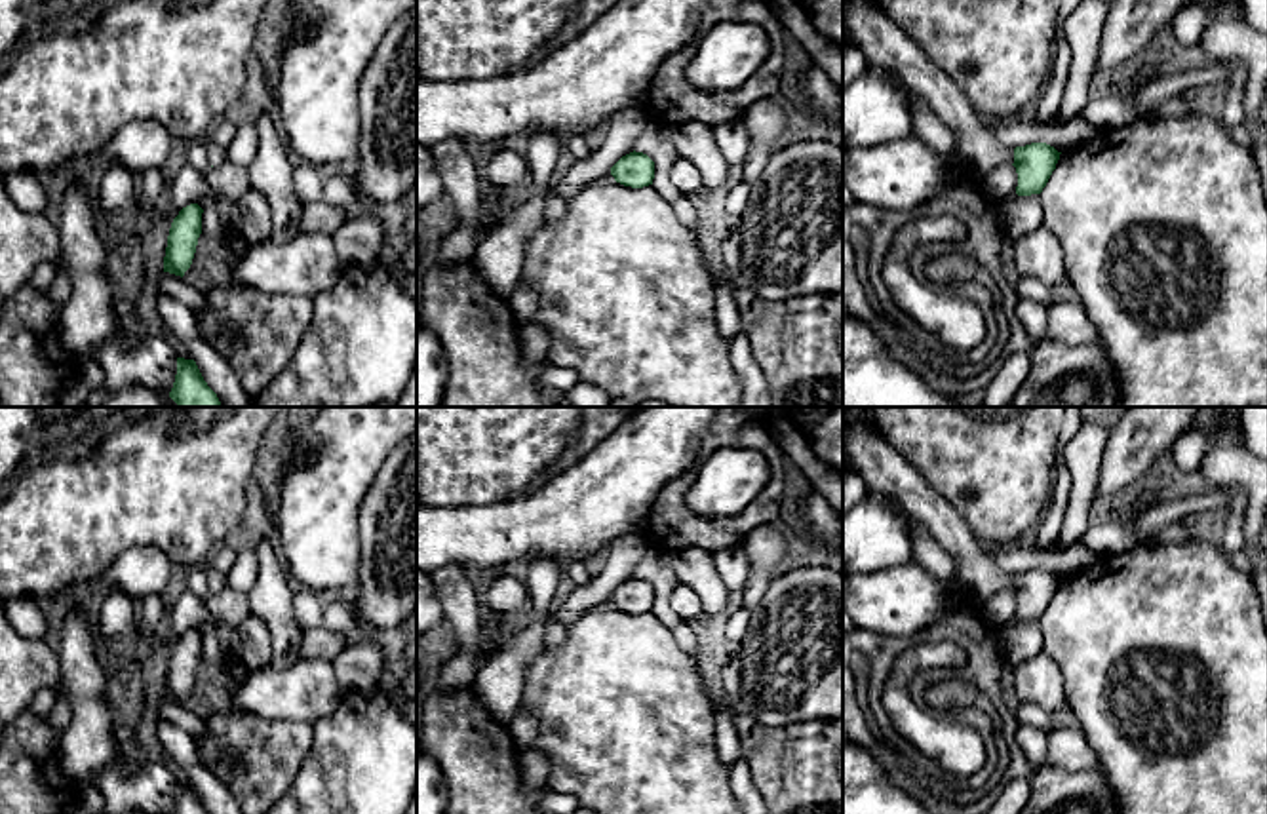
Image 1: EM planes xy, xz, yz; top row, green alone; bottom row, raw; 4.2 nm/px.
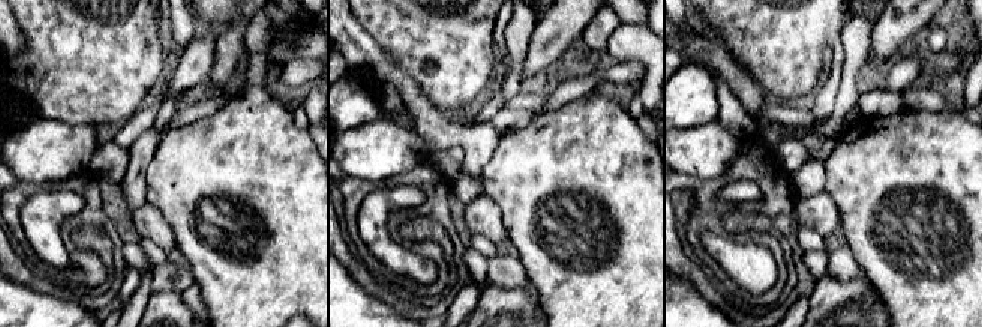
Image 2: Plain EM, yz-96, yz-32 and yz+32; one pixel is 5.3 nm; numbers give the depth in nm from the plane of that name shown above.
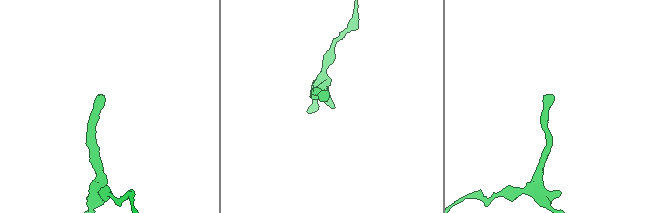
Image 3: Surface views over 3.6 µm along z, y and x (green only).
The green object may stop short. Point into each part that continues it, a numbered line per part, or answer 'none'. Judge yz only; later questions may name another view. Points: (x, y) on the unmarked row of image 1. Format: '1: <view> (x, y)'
1: yz (883, 470)

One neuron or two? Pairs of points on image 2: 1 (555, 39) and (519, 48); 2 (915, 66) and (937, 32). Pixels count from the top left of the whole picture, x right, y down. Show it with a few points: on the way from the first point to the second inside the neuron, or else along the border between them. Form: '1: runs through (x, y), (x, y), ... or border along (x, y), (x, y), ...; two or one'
1: border along (538, 15), (520, 80); two
2: runs through (924, 57), (936, 41); one

